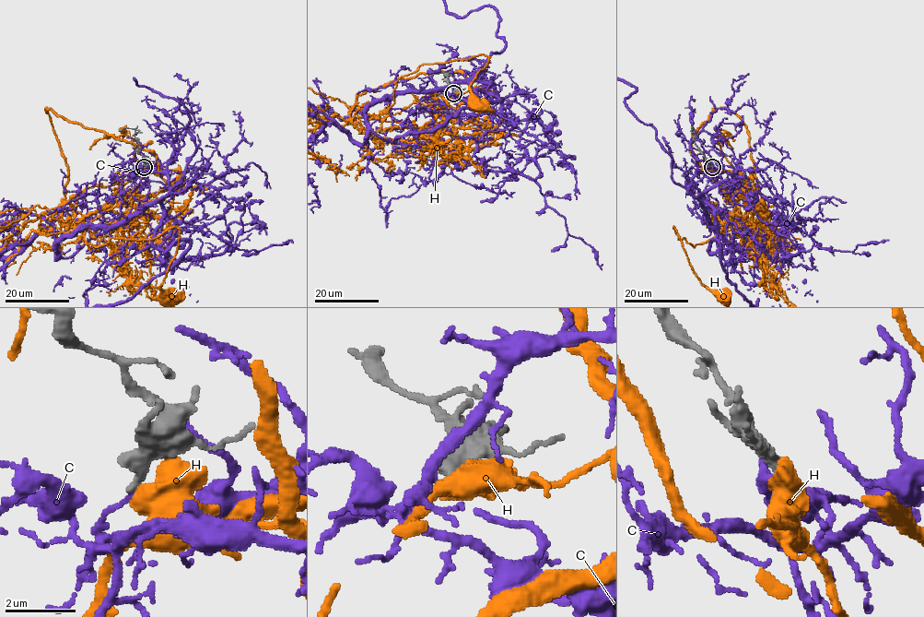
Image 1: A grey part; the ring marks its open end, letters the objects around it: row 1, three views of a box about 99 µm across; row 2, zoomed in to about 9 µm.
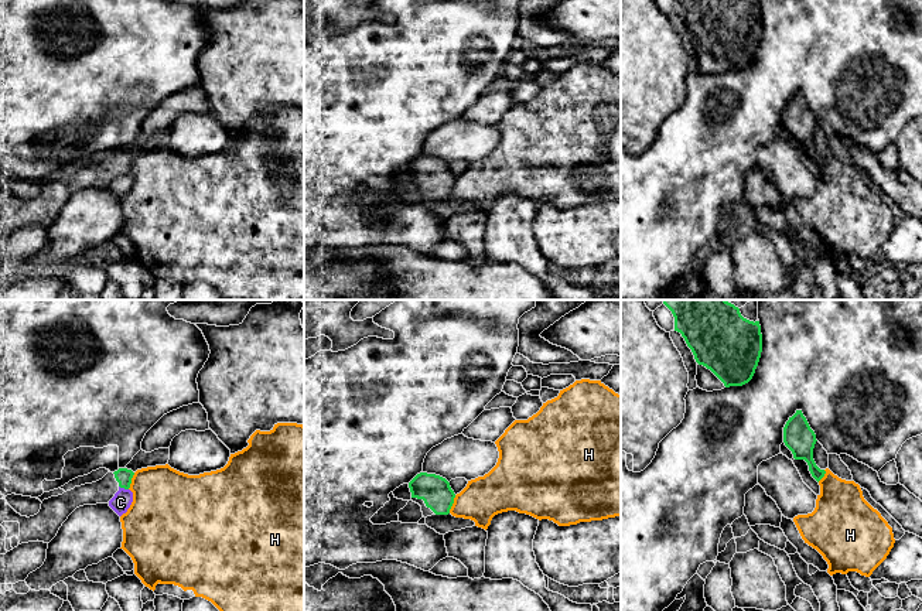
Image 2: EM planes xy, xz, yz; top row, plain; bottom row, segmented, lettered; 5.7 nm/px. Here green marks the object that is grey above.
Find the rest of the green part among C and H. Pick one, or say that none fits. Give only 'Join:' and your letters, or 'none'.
Join: none

